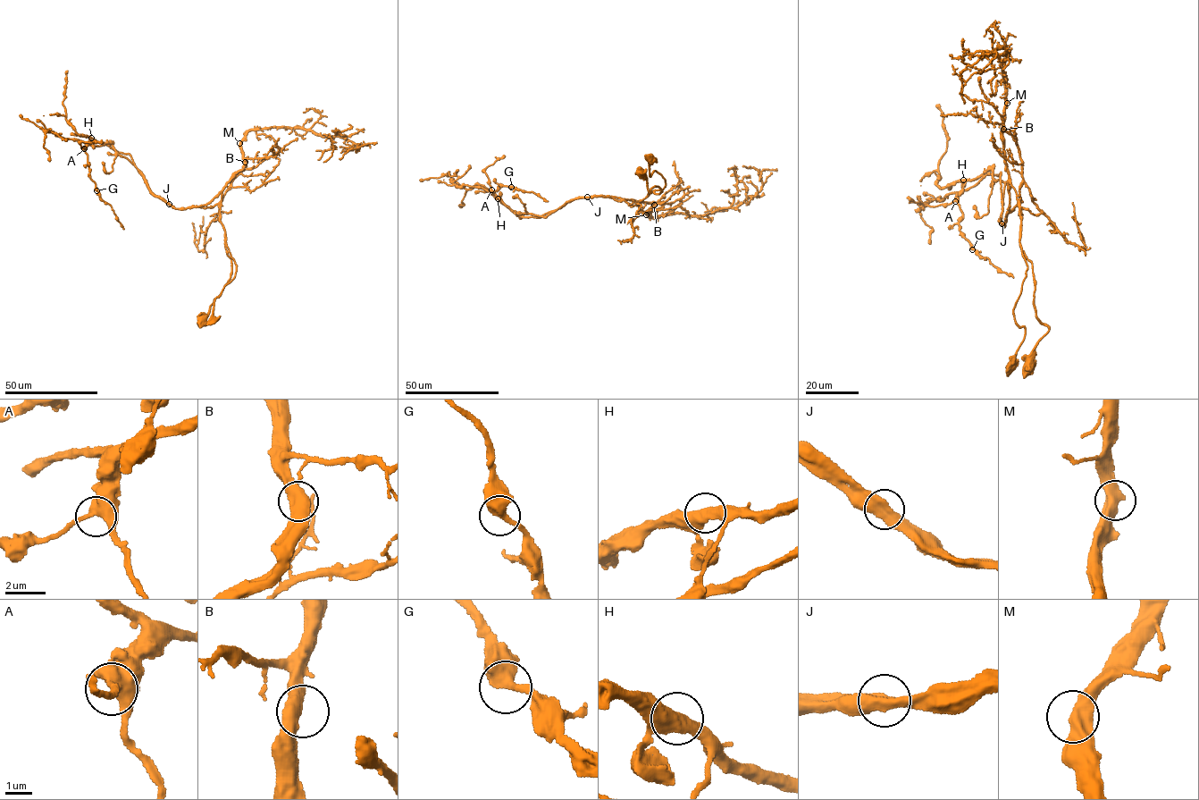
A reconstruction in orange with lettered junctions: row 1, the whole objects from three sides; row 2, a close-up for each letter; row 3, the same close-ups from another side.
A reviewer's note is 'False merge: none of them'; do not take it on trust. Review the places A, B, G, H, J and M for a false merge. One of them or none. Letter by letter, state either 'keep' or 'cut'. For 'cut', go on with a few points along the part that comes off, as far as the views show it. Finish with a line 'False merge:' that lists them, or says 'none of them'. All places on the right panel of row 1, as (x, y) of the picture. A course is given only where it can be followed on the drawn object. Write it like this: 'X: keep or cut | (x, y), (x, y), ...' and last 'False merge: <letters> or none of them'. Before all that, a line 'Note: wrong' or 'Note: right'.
Note: wrong
A: keep
B: keep
G: keep
H: keep
J: cut | (1001, 223), (1001, 172), (985, 175), (958, 195), (961, 235), (975, 253), (1013, 277)
M: keep
False merge: J

